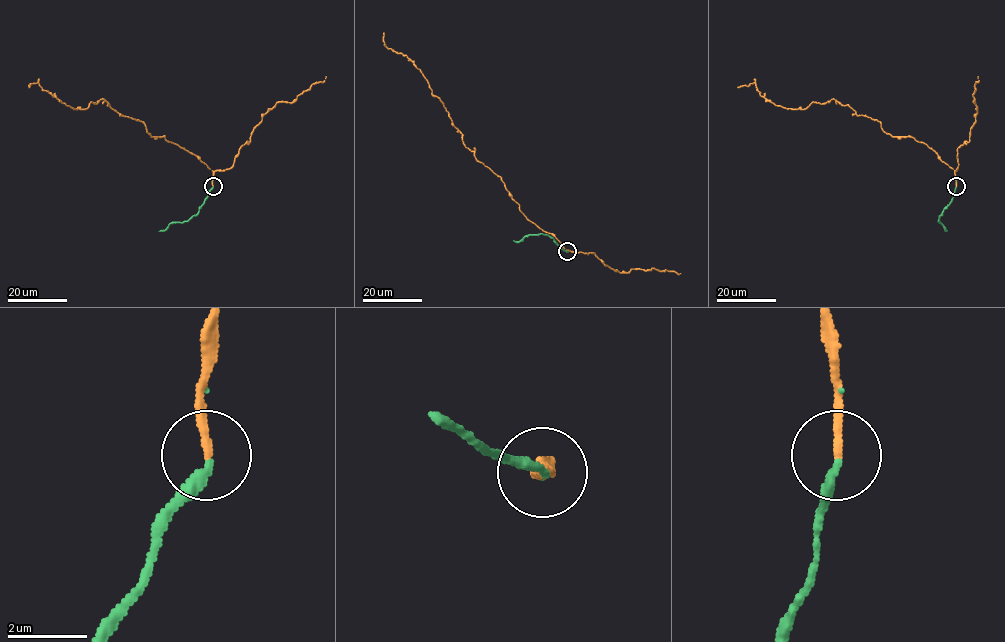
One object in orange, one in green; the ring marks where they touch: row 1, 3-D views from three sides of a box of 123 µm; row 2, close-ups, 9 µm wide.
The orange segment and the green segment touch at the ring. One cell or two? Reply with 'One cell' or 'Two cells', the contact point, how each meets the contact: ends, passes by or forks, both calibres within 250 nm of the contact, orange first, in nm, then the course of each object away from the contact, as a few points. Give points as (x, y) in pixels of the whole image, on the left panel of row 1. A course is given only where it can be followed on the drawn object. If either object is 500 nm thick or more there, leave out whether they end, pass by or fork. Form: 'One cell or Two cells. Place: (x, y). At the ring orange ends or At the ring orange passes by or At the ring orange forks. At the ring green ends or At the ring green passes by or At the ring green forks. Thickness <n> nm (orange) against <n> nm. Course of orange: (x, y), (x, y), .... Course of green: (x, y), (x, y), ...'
One cell. Place: (213, 186). At the ring orange ends. At the ring green ends. Thickness 220 nm (orange) against 260 nm. Course of orange: (213, 186), (213, 171), (196, 156), (103, 99), (77, 109), (37, 82), (29, 88). Course of green: (213, 186), (199, 211), (187, 221), (171, 222), (159, 231)

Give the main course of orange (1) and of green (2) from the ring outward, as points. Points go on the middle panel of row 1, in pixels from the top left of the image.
1: (567, 251), (530, 221), (501, 178), (466, 148), (421, 71), (385, 46), (384, 33)
2: (567, 251), (547, 235), (526, 235), (519, 241), (513, 240)

